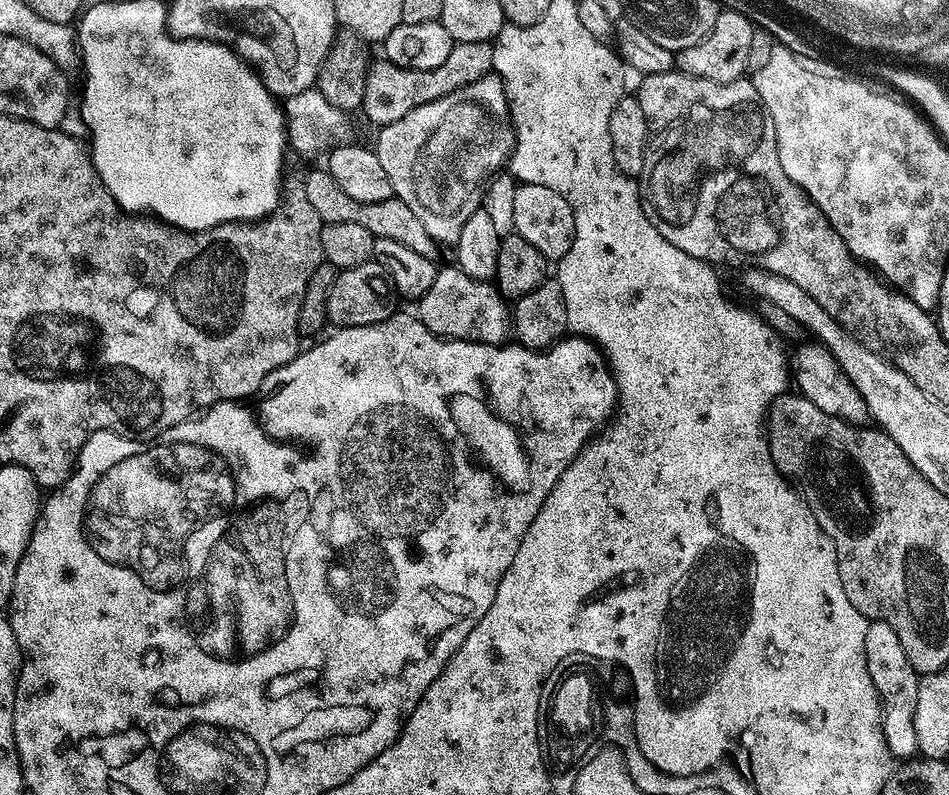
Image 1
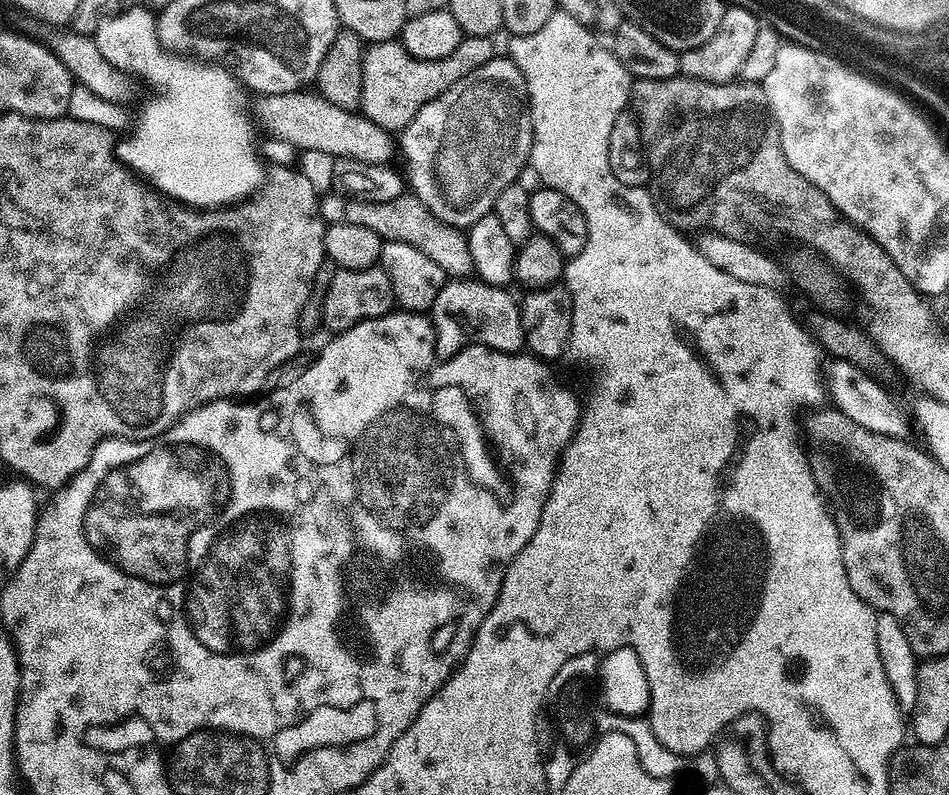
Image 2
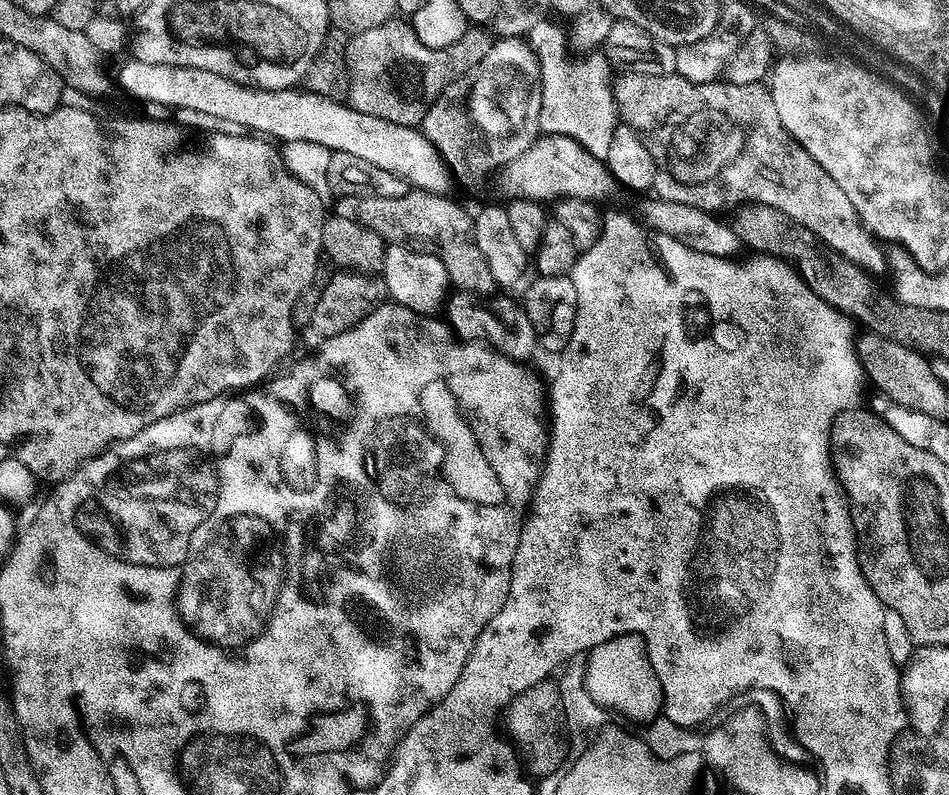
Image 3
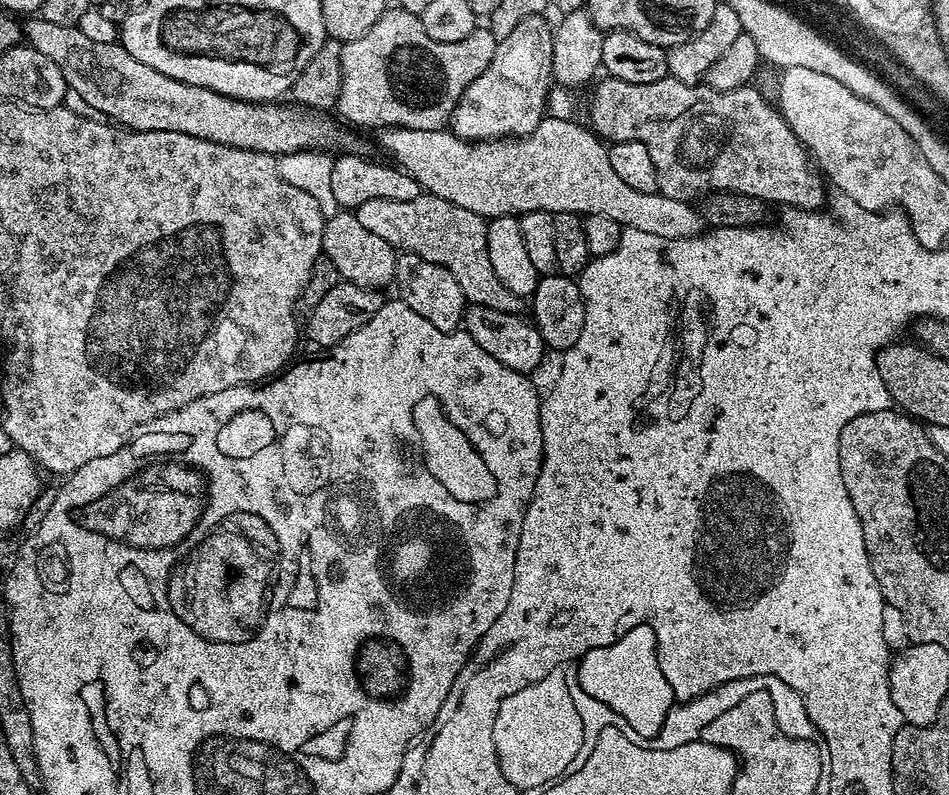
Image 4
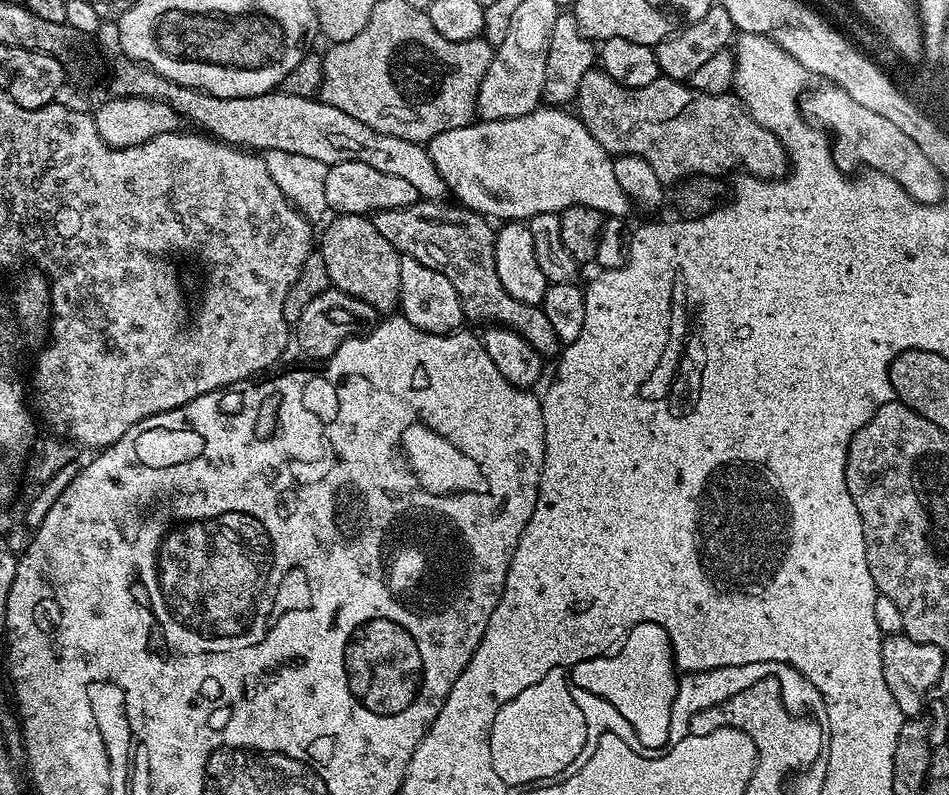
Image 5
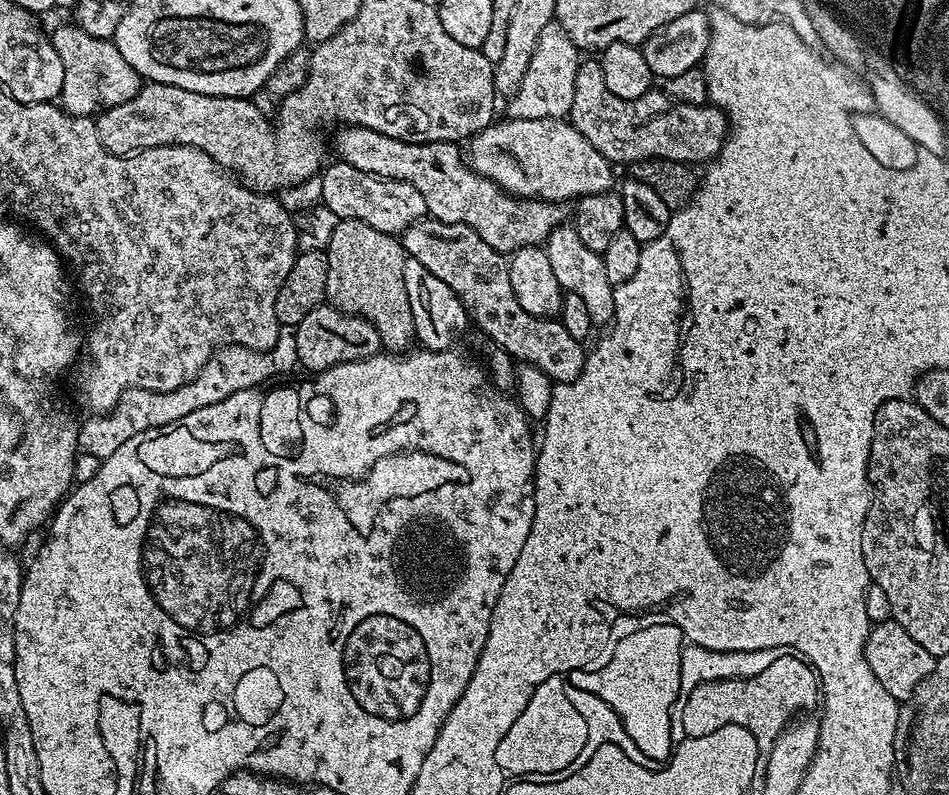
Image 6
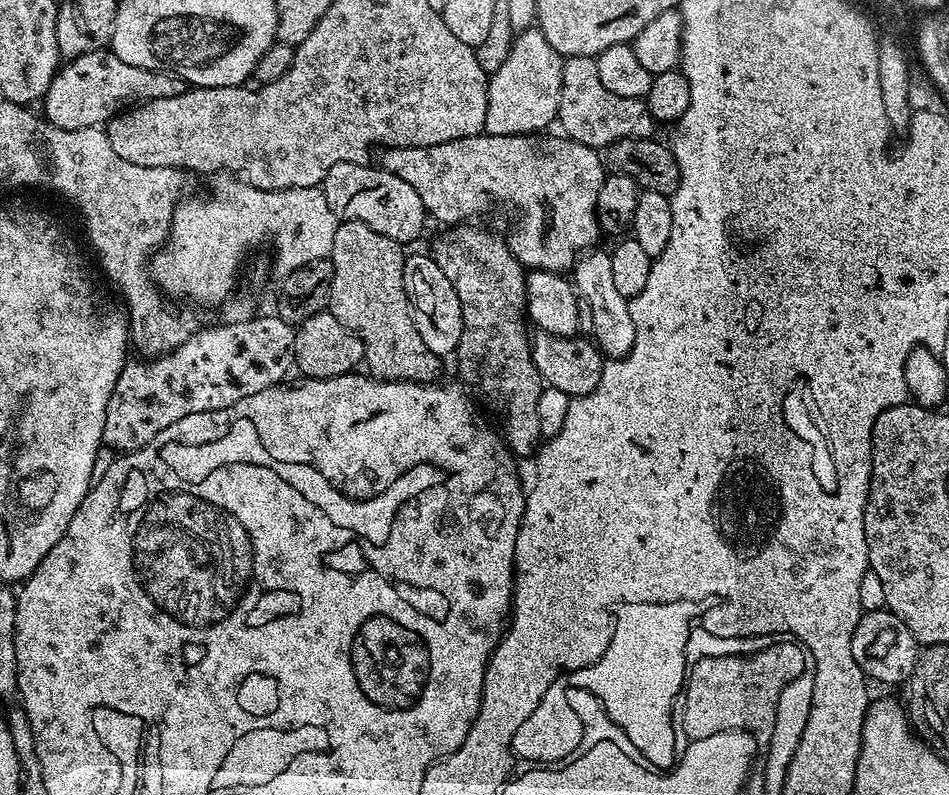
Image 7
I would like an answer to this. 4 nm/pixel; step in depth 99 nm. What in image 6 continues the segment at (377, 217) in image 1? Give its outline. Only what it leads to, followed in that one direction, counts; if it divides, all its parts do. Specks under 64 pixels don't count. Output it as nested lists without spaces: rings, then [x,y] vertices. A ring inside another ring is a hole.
[[[425,218],[416,224],[411,224],[405,230],[402,234],[402,243],[405,253],[411,259],[422,262],[422,266],[426,266],[430,274],[442,278],[442,282],[446,282],[446,286],[454,290],[454,294],[467,310],[471,323],[475,327],[477,324],[493,340],[492,344],[497,349],[504,349],[521,364],[538,366],[538,370],[542,370],[542,374],[546,374],[556,384],[565,384],[582,374],[586,355],[585,345],[579,340],[570,338],[566,326],[562,326],[558,318],[535,316],[526,314],[526,310],[522,310],[518,298],[514,298],[514,286],[510,286],[510,270],[505,253],[494,250],[494,246],[489,246],[484,239],[478,238],[478,234],[470,230],[470,226]]]

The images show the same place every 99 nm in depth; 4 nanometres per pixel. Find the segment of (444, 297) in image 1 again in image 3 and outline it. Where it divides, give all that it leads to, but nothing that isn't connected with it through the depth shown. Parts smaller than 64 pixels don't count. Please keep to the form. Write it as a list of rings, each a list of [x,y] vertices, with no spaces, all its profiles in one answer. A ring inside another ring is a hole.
[[[456,290],[449,295],[446,301],[446,313],[447,312],[446,323],[461,341],[486,344],[489,348],[493,348],[495,352],[500,352],[504,356],[511,358],[511,360],[519,360],[521,362],[531,361],[531,356],[534,355],[535,352],[538,352],[534,326],[530,326],[530,318],[524,313],[523,307],[521,307],[517,301],[515,304],[515,302],[508,297],[508,294],[476,296],[473,292]]]

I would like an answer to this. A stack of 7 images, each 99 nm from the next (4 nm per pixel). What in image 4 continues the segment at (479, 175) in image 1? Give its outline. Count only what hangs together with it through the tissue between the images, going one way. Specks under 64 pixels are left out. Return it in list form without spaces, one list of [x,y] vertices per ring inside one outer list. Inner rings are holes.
[[[541,14],[524,18],[514,26],[513,32],[499,41],[496,45],[496,53],[486,70],[466,86],[462,98],[456,104],[452,112],[450,130],[456,136],[465,138],[479,138],[481,140],[491,140],[493,138],[515,138],[518,136],[528,136],[541,120],[546,116],[546,105],[548,94],[554,84],[552,74],[552,37],[554,35],[553,25],[548,25],[547,15]]]

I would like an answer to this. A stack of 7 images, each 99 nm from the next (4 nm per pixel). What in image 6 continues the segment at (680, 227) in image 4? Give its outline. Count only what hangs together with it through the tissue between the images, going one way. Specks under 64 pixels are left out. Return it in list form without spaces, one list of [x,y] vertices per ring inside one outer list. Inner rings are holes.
[[[503,119],[489,124],[466,144],[467,163],[499,188],[525,200],[569,202],[613,187],[613,165],[567,119]]]

